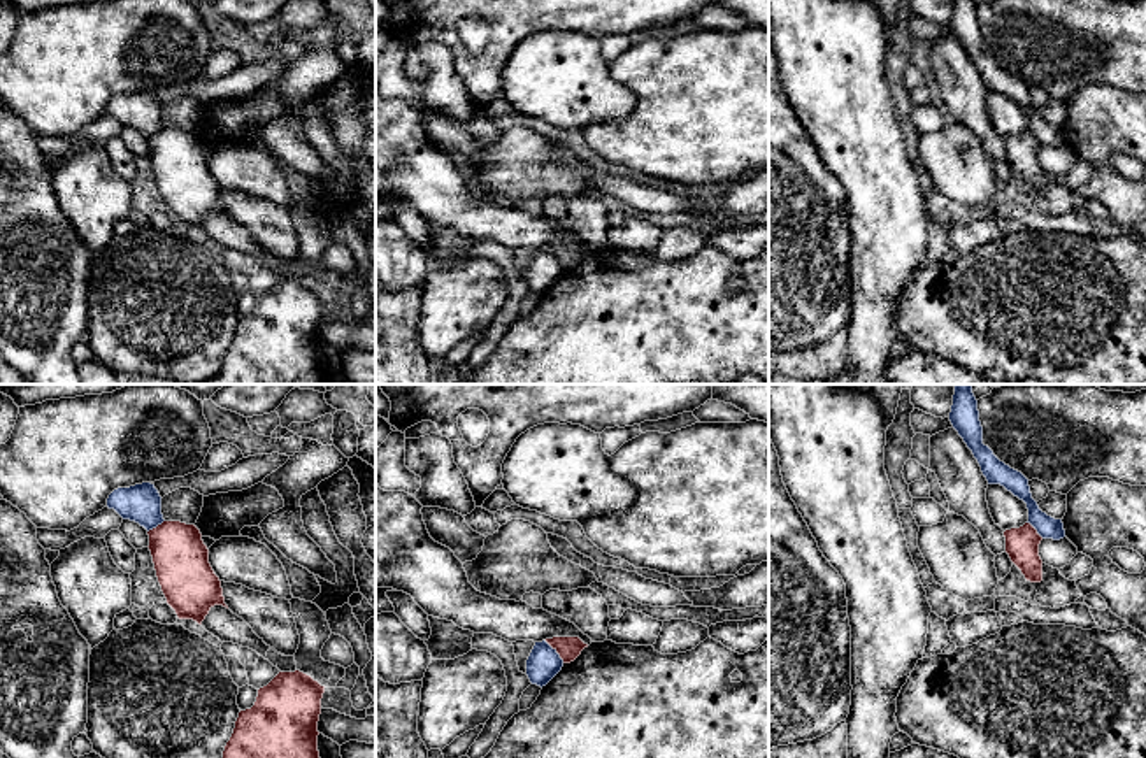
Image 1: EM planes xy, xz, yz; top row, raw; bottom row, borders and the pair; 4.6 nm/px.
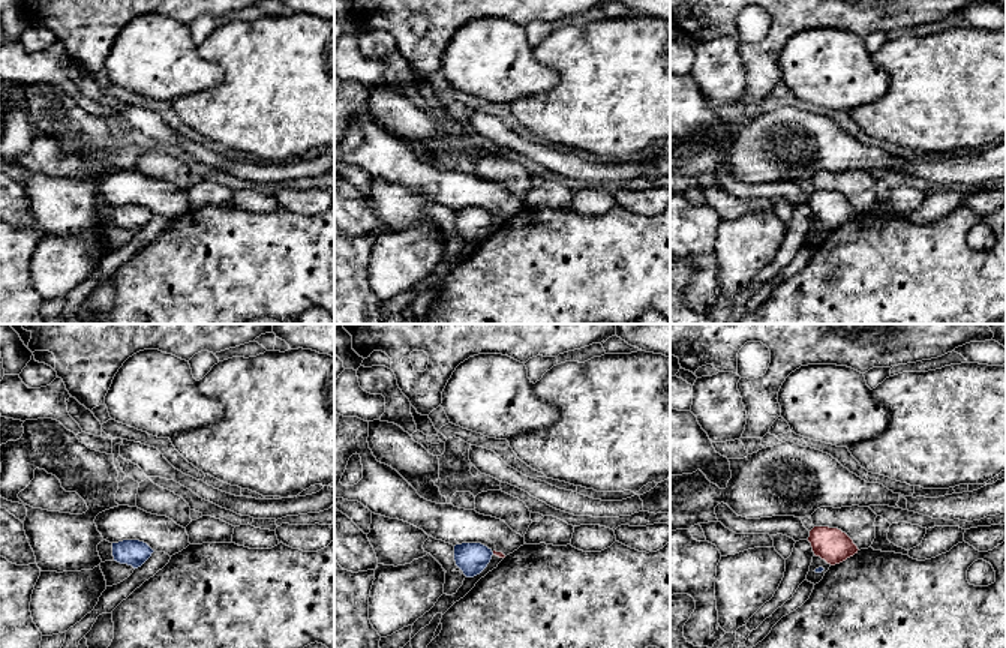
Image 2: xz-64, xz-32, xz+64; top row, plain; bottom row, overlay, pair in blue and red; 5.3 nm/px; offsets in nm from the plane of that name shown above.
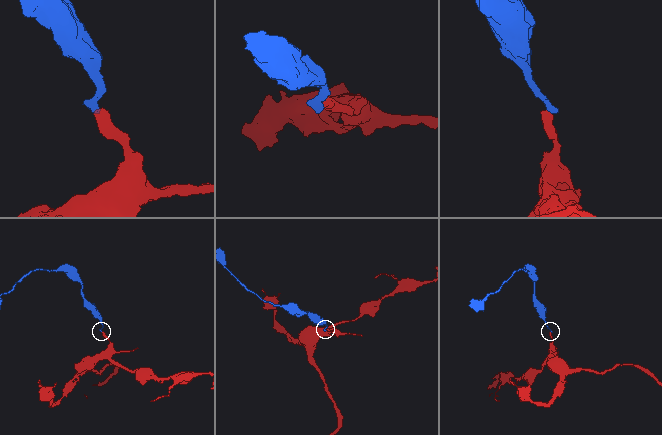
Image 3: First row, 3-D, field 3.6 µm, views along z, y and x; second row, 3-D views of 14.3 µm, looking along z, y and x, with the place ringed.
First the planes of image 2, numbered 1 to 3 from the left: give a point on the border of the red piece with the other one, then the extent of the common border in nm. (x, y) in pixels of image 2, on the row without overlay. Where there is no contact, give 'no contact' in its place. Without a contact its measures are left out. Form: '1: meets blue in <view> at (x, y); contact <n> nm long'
1: no contact
2: no contact
3: no contact

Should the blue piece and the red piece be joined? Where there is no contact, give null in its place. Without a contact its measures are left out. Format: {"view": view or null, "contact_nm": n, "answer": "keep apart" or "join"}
{"view": "xz", "contact_nm": 140, "answer": "keep apart"}

